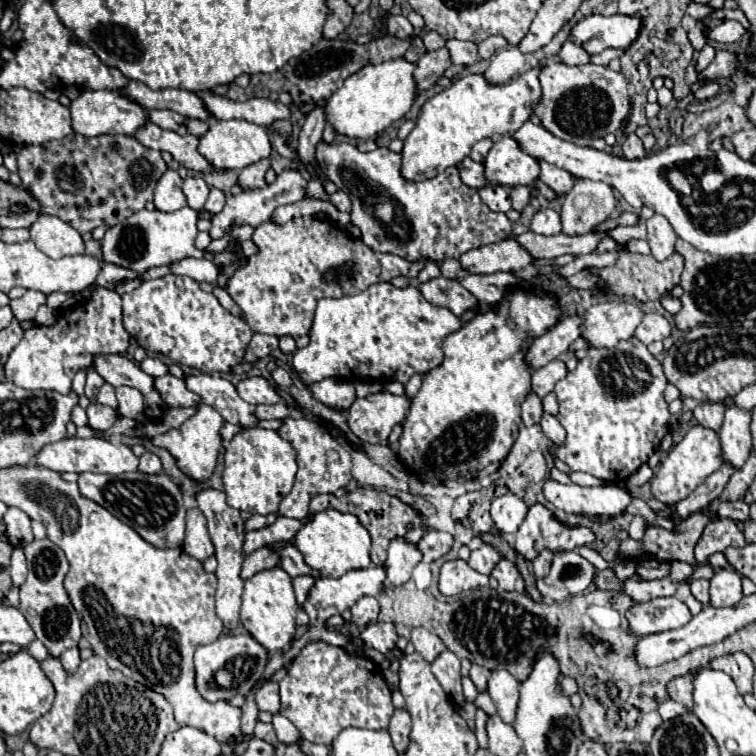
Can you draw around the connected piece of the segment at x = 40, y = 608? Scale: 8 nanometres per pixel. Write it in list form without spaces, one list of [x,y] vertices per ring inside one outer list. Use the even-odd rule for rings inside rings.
[[[34,540],[28,546],[24,546],[24,554],[28,560],[28,578],[20,586],[20,612],[26,616],[28,624],[32,626],[36,638],[44,642],[44,646],[50,650],[54,658],[58,658],[66,648],[78,646],[78,640],[82,636],[80,618],[76,610],[72,608],[72,602],[68,600],[68,592],[64,588],[64,578],[68,574],[68,560],[64,552],[52,544],[52,540]]]

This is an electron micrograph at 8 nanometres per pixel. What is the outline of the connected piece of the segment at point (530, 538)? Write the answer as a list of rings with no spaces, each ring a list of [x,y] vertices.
[[[536,502],[530,506],[522,526],[516,532],[516,552],[532,560],[542,548],[574,550],[578,546],[590,546],[596,534],[586,526],[568,526],[560,522],[544,504]]]

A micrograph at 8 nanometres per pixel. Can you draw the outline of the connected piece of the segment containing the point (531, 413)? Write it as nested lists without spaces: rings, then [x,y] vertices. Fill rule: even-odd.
[[[530,392],[528,398],[522,402],[522,422],[526,426],[532,426],[532,424],[538,424],[540,418],[544,414],[544,408],[542,408],[542,400]]]

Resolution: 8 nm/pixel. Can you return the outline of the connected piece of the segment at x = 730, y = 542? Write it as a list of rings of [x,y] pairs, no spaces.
[[[714,520],[704,528],[704,534],[700,538],[700,542],[696,544],[696,560],[698,566],[706,564],[706,556],[714,554],[714,552],[722,552],[728,546],[734,548],[742,548],[746,544],[744,534],[736,528],[734,520]]]

